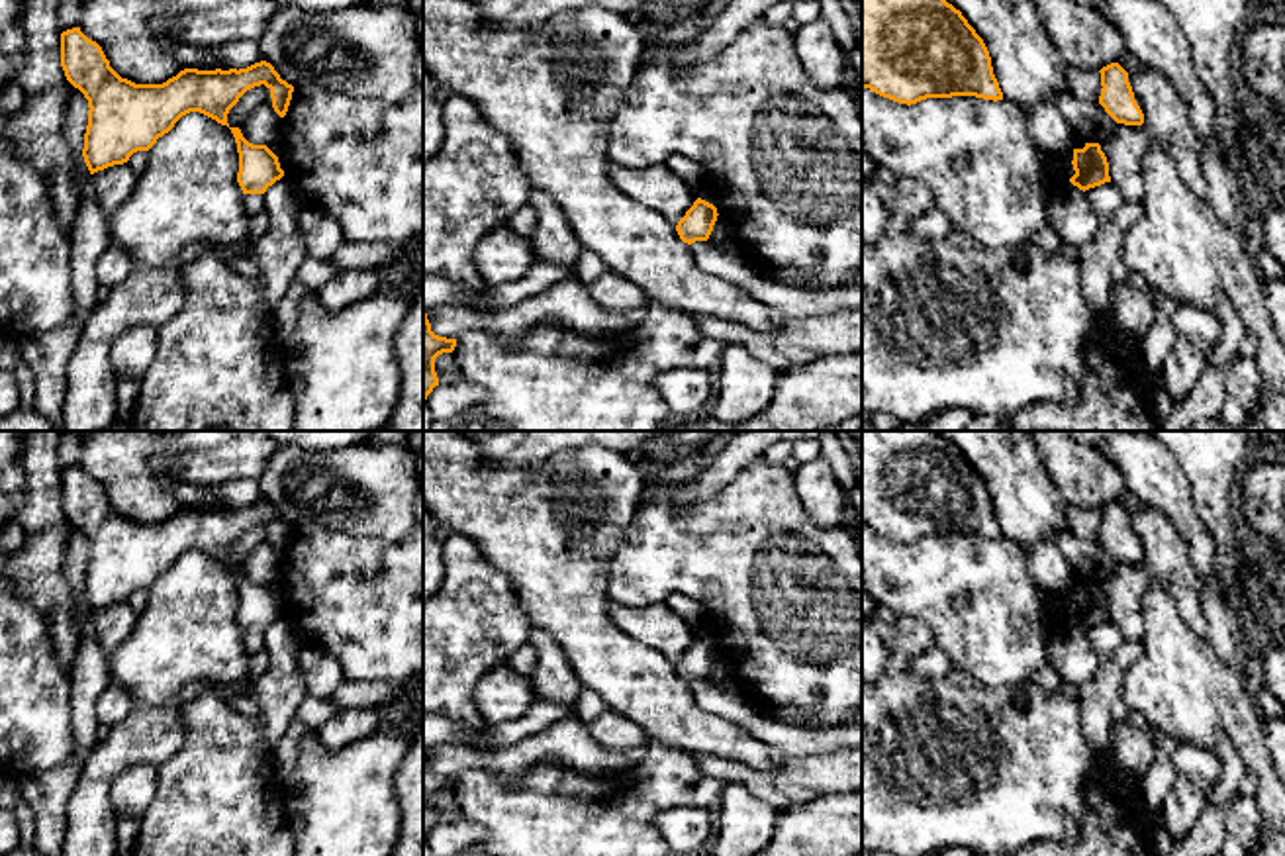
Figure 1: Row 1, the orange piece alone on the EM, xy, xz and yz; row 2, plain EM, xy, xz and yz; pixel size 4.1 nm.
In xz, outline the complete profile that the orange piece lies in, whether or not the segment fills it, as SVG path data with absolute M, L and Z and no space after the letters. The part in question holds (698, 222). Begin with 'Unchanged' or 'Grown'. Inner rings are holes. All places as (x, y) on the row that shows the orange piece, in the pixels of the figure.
Unchanged. M701 198L686 212L678 221L676 231L688 245L695 241L707 241L717 221L717 208Z

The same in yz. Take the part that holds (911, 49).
Unchanged. M862 0L862 88L907 106L952 96L1003 100L983 39L946 0Z

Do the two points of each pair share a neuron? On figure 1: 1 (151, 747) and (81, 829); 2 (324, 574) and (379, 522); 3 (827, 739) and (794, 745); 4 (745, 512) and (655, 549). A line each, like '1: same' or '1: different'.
1: same
2: different
3: same
4: same

